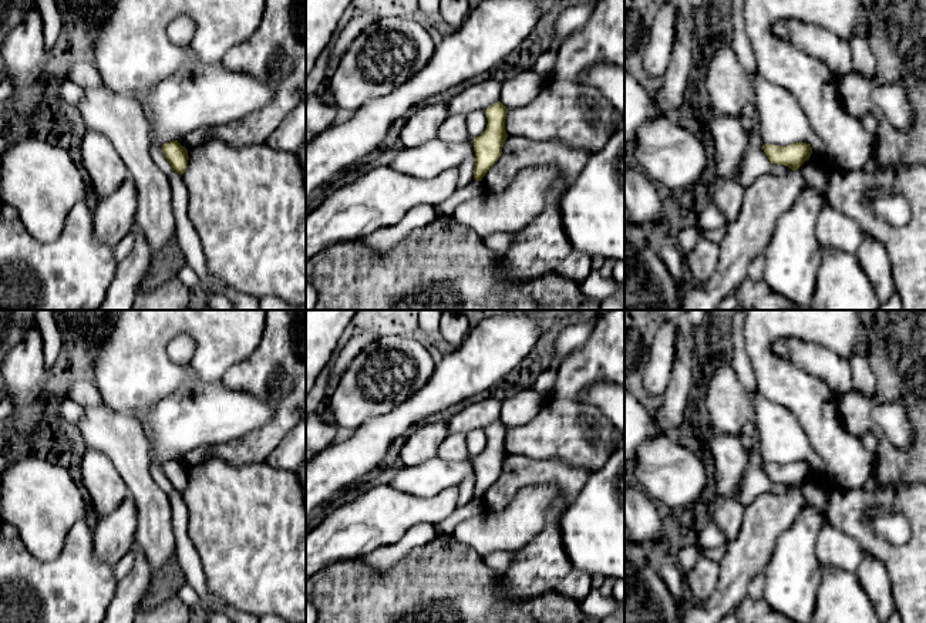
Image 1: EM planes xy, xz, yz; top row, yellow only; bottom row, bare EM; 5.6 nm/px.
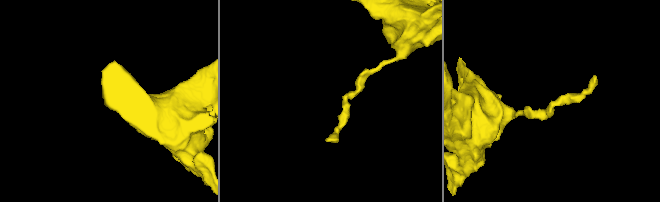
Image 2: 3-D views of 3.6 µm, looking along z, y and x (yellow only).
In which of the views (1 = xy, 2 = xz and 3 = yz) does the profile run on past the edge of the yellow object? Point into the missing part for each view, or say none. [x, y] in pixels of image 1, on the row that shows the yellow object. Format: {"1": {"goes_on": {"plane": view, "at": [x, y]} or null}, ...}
{"1": {"goes_on": null}, "2": {"goes_on": null}, "3": {"goes_on": null}}

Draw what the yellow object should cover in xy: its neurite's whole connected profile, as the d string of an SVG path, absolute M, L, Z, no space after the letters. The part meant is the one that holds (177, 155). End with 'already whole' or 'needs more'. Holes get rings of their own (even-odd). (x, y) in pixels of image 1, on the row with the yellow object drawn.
M169 141L162 145L162 152L175 172L183 174L188 168L188 149L178 141Z | already whole

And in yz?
M802 141L787 147L764 144L762 149L771 165L785 165L792 171L797 171L812 154L811 145Z | already whole

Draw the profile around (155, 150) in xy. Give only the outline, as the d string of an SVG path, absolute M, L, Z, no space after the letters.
M151 144L149 147L149 155L155 165L168 176L174 172L174 168L171 164L166 161L164 152L162 152L162 145L161 144Z

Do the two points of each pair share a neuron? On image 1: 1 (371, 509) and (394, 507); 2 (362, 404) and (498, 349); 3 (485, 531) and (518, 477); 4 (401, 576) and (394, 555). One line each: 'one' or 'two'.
1: one
2: two
3: two
4: two

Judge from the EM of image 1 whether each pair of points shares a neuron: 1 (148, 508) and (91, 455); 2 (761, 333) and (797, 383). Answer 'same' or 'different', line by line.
1: different
2: same

